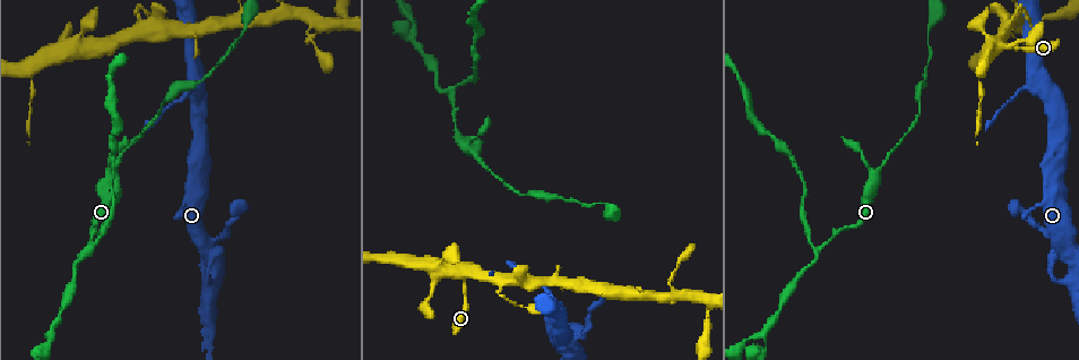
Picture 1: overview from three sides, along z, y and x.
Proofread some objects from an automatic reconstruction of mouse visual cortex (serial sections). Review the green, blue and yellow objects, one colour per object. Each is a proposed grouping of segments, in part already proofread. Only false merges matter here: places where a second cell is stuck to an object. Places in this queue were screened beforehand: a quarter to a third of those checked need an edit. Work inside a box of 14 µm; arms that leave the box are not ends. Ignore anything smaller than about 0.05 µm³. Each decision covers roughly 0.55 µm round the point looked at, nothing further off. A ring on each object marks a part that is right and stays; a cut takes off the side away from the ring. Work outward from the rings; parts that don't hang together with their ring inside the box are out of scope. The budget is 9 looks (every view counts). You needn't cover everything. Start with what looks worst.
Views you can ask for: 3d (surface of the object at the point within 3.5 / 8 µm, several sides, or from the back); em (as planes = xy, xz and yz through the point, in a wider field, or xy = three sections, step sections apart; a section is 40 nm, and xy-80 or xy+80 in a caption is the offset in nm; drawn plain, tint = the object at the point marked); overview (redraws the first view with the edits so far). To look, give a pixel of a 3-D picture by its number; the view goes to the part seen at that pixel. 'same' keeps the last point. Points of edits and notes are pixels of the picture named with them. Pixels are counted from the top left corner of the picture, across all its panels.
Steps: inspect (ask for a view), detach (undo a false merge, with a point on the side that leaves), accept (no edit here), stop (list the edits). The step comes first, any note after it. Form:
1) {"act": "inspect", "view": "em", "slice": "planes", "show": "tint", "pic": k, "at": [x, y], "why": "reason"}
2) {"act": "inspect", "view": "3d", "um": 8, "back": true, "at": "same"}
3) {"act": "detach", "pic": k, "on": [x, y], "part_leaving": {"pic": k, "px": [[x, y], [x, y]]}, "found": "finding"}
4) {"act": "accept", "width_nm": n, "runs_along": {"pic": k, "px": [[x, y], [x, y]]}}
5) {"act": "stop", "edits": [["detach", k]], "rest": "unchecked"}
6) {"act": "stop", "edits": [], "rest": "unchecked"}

{"act": "inspect", "view": "3d", "um": 8, "pic": 1, "at": [90, 250], "why": "arms part here"}

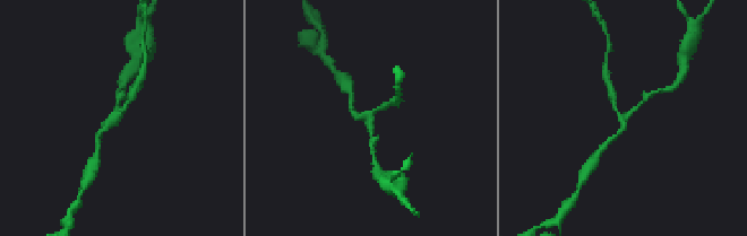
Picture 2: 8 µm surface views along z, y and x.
{"act": "inspect", "view": "3d", "um": 3.5, "pic": 2, "at": [623, 116]}

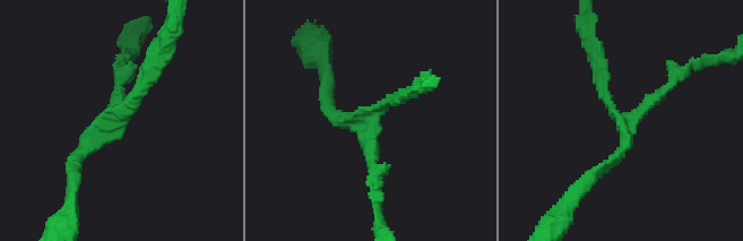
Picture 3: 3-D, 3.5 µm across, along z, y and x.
{"act": "inspect", "view": "em", "slice": "planes", "show": "tint", "pic": 3, "at": [373, 123], "why": "need the tissue"}

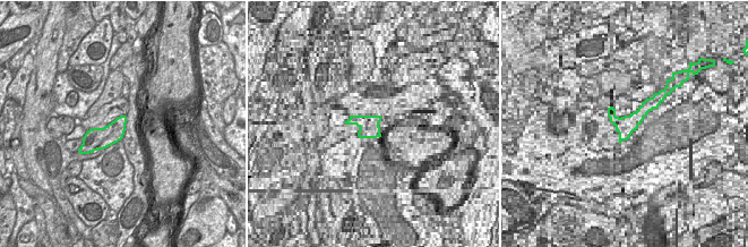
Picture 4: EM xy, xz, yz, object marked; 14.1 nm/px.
{"act": "accept", "arm_widths_nm": [150, 150, 200], "runs_along": {"pic": 3, "px": [[681, 70], [597, 171]]}, "found": "continuous, no second cell"}

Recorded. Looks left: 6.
{"act": "inspect", "view": "3d", "um": 3.5, "pic": 1, "at": [763, 336], "why": "side arm on a straight run"}

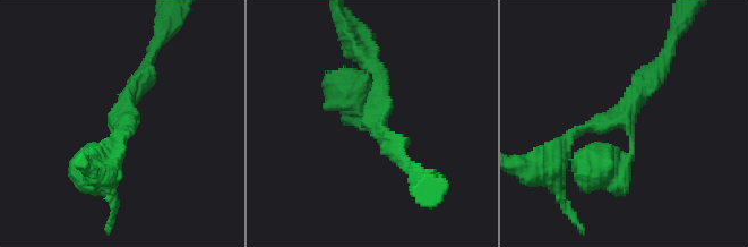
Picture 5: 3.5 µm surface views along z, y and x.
{"act": "inspect", "view": "em", "slice": "xy", "step": 2, "show": "tint", "pic": 5, "at": [376, 117]}

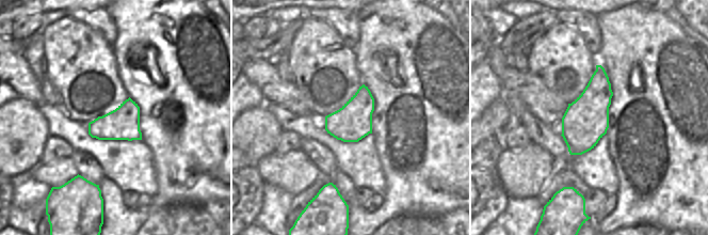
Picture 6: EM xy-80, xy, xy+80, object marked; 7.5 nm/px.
{"act": "accept", "found": "one cell here"}

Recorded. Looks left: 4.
{"act": "inspect", "view": "3d", "um": 3.5, "back": true, "pic": 1, "at": [35, 68], "why": "branch point"}

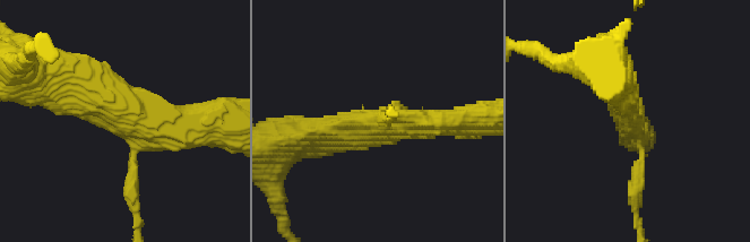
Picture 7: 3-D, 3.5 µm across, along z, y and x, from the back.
{"act": "inspect", "view": "em", "slice": "planes", "show": "tint", "pic": 7, "at": [630, 126], "why": "shape alone is not enough"}

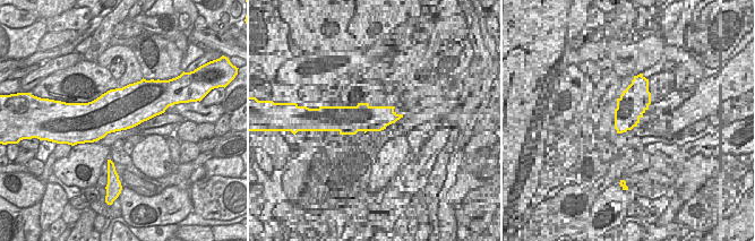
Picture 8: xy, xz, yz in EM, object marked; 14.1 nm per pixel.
{"act": "detach", "pic": 7, "on": [638, 190], "part_leaving": {"pic": 7, "px": [[640, 156], [634, 187], [640, 232]]}, "found": "a second cell is stuck on"}

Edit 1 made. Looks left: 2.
{"act": "inspect", "view": "3d", "um": 8, "pic": 1, "at": [315, 21], "why": "thick turns thin"}

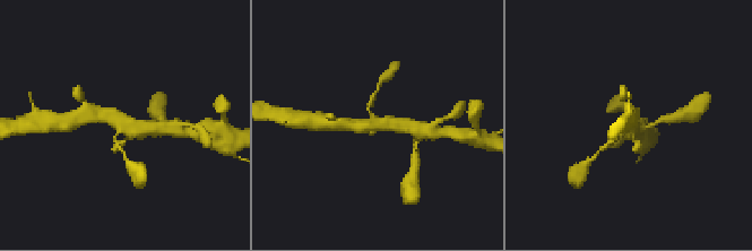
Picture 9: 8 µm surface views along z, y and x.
{"act": "inspect", "view": "em", "slice": "xy", "step": 1, "show": "tint", "pic": 9, "at": [378, 123]}

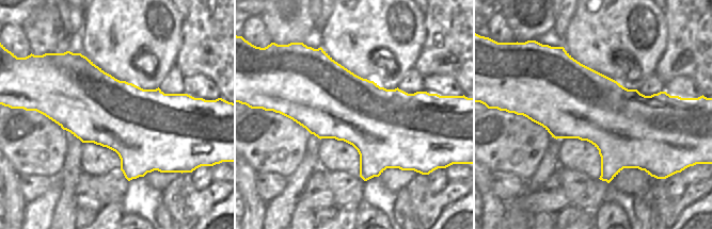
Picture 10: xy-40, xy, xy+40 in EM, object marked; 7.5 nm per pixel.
{"act": "accept", "width_nm": 550, "runs_along": {"pic": 9, "px": [[92, 114], [155, 128]]}, "found": "one cell here"}

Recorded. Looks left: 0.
{"act": "stop", "edits": [["detach", 7]], "rest": "unchecked"}

